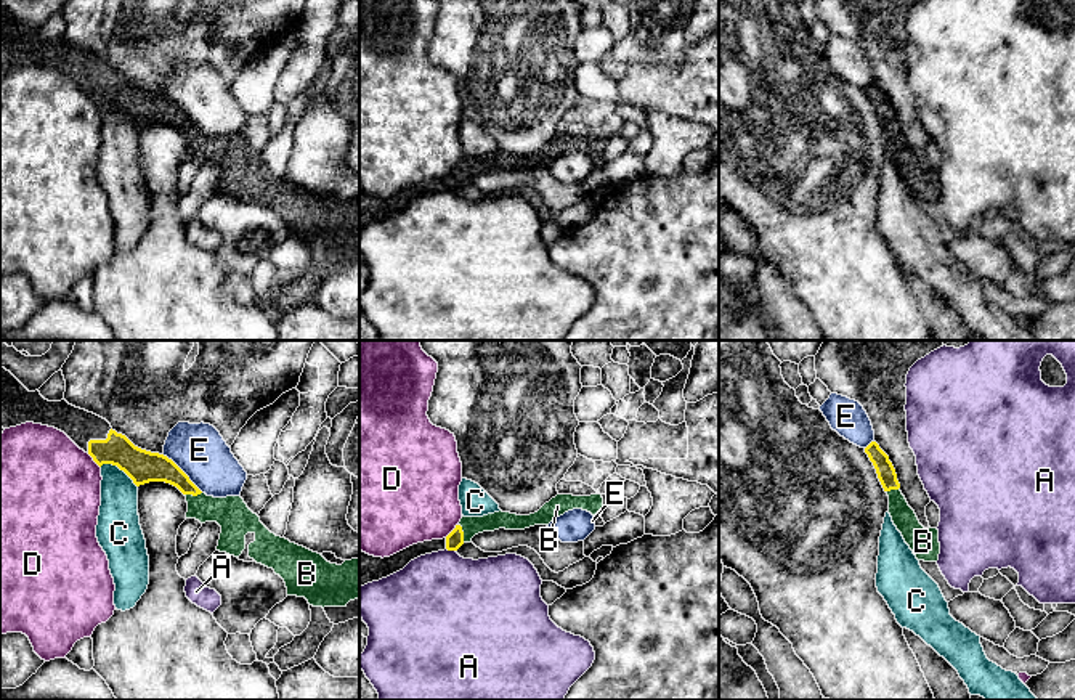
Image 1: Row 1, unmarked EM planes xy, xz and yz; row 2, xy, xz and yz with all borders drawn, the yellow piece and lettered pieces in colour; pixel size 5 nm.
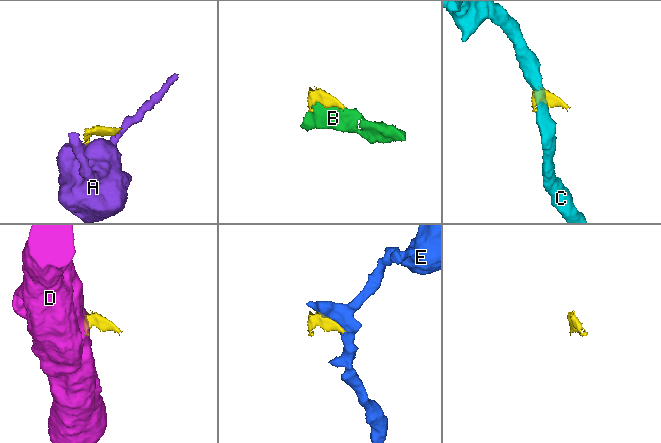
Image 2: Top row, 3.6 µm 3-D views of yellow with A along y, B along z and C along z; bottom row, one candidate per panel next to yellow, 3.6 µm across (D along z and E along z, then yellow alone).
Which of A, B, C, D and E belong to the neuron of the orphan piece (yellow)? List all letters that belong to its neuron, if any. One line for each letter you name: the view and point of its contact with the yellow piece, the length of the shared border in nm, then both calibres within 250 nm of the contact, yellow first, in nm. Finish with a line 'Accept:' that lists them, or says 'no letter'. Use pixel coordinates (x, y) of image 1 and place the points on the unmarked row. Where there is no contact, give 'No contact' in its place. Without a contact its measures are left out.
B: Touches yellow at xz (462, 174). Shared border 100 nm. Thickness 90 nm (yellow) against 100 nm
Accept: B

